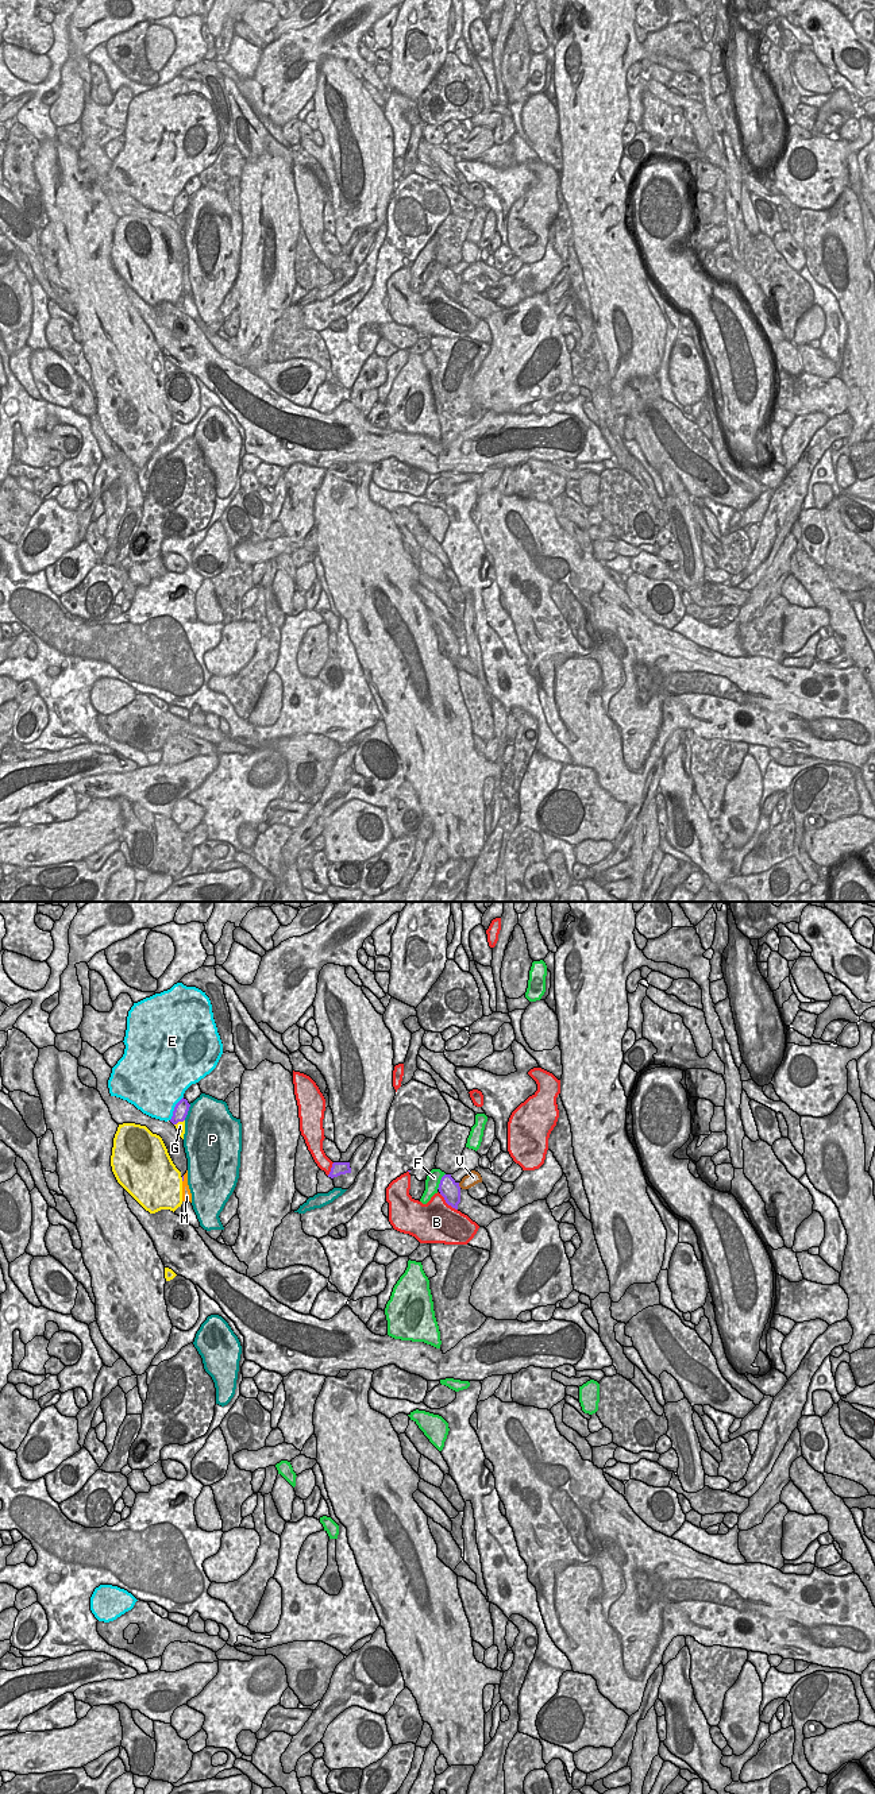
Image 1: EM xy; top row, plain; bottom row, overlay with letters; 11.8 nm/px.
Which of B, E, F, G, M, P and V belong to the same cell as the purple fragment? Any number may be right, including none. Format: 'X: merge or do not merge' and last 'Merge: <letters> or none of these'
B: do not merge
E: do not merge
F: do not merge
G: do not merge
M: merge
P: do not merge
V: do not merge
Merge: M

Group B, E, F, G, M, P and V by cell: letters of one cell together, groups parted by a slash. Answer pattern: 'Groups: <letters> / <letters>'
Groups: B / E / F / G / M / P / V.

